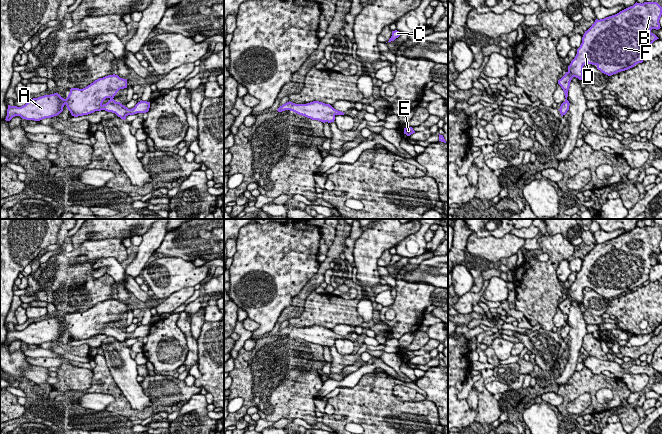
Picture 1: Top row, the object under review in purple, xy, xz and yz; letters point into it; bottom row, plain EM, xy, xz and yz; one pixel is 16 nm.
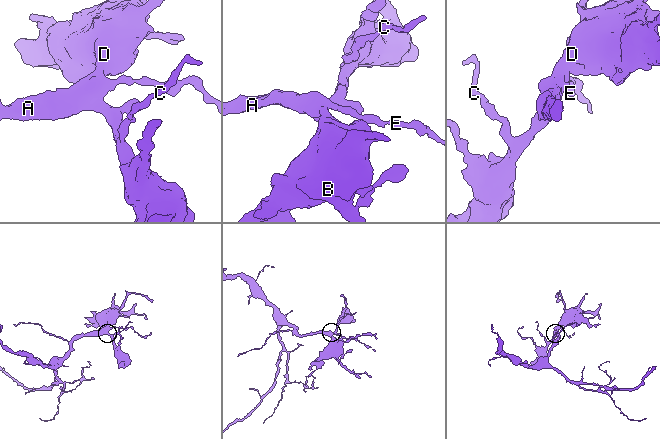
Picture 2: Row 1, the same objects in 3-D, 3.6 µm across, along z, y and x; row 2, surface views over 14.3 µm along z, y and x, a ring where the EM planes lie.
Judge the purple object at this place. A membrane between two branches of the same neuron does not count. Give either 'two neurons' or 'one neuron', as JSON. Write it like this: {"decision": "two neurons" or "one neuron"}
{"decision": "one neuron"}

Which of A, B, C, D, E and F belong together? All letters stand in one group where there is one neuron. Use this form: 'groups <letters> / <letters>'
groups A B C D E F

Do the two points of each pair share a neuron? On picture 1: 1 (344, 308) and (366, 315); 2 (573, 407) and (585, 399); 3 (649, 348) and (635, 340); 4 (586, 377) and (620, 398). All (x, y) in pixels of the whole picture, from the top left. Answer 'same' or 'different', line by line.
1: different
2: same
3: different
4: same

